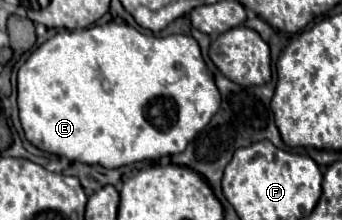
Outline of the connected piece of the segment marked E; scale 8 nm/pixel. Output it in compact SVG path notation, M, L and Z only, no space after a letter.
M119 17L101 27L62 29L39 45L19 69L17 93L19 117L29 143L41 151L105 169L181 153L221 103L219 89L193 37L143 35Z

